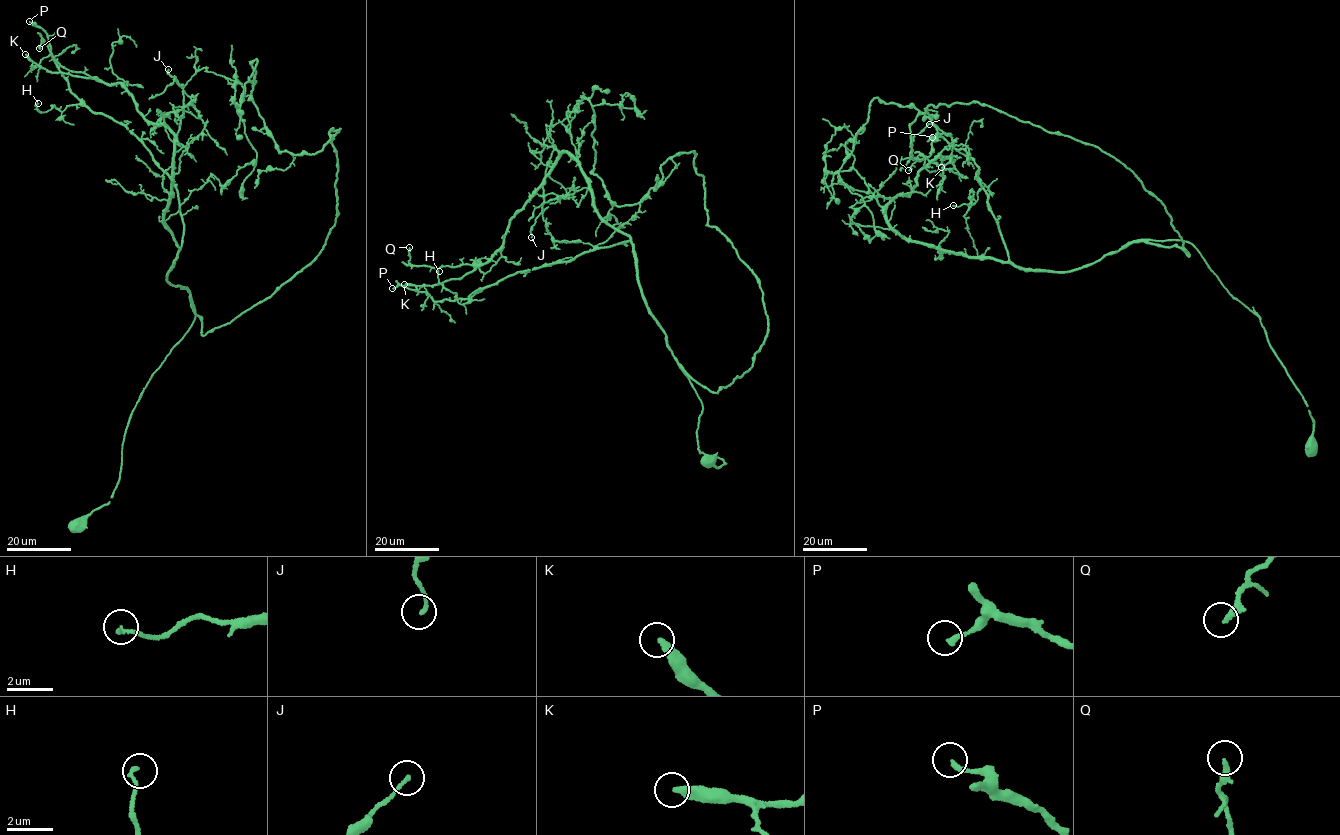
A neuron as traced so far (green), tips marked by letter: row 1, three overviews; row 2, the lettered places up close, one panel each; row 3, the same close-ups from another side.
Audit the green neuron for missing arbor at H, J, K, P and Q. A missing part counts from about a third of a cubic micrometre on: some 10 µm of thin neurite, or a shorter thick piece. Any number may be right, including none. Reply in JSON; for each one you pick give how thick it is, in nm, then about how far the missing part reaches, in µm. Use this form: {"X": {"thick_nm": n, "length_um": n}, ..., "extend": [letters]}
{"K": {"thick_nm": 380, "length_um": 35}, "P": {"thick_nm": 200, "length_um": 45}, "extend": ["K", "P"]}

